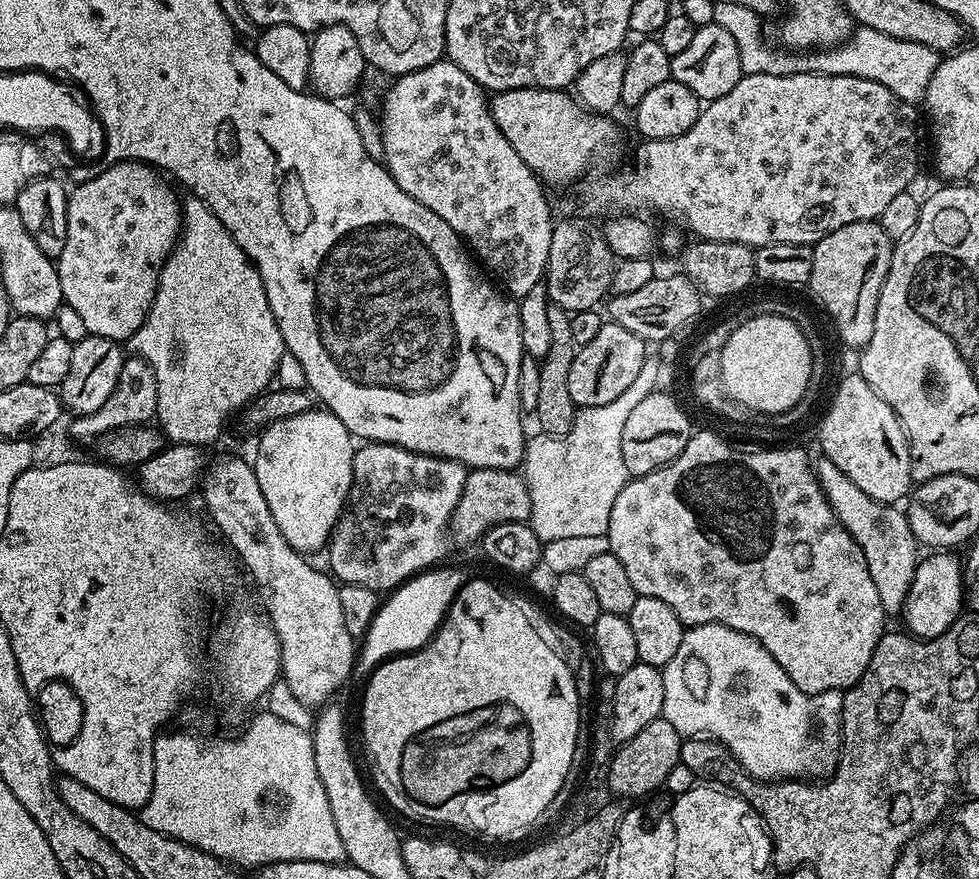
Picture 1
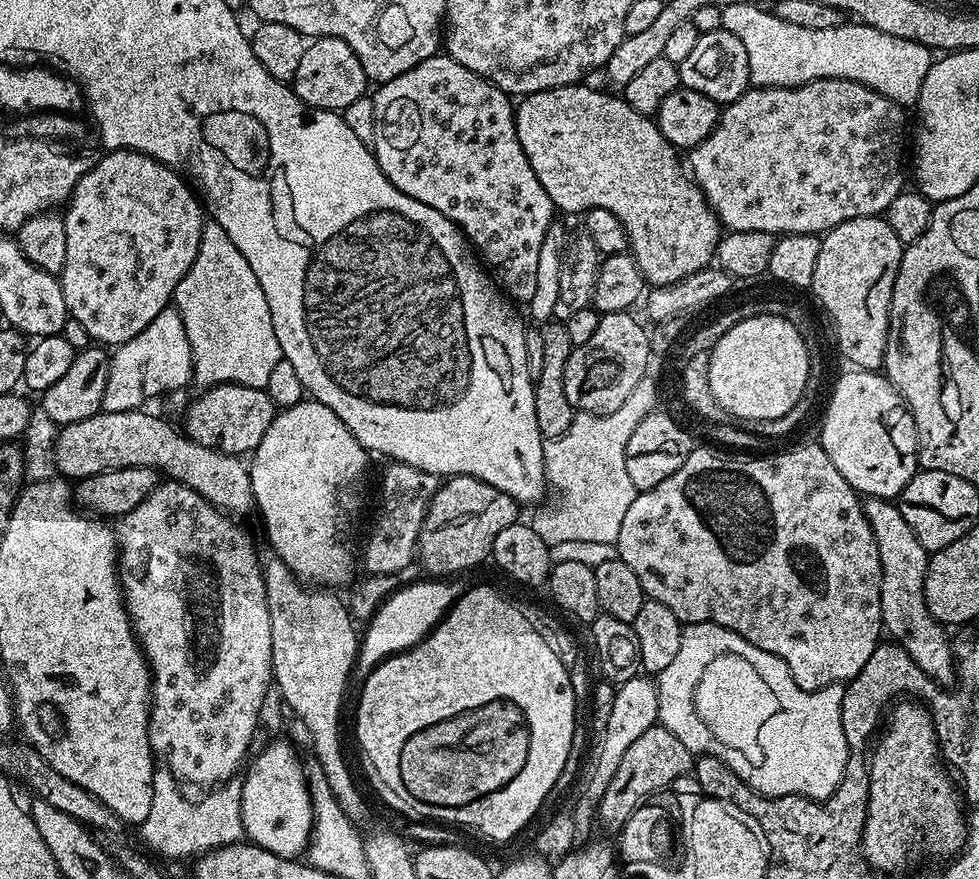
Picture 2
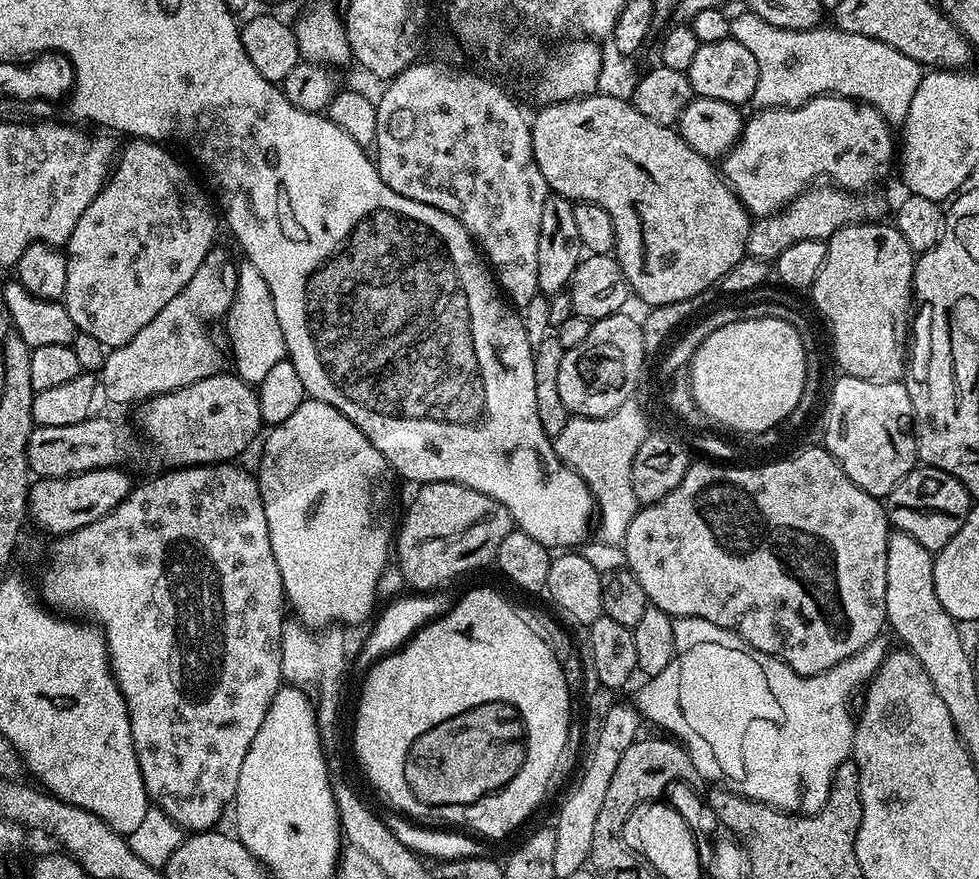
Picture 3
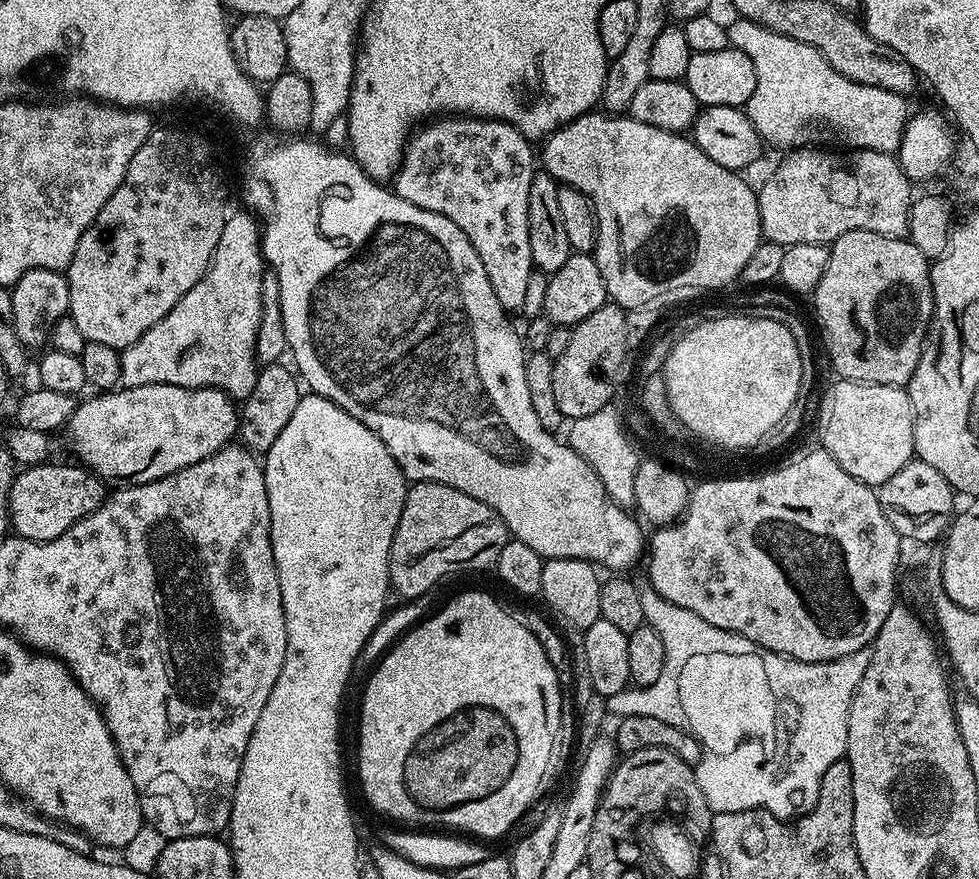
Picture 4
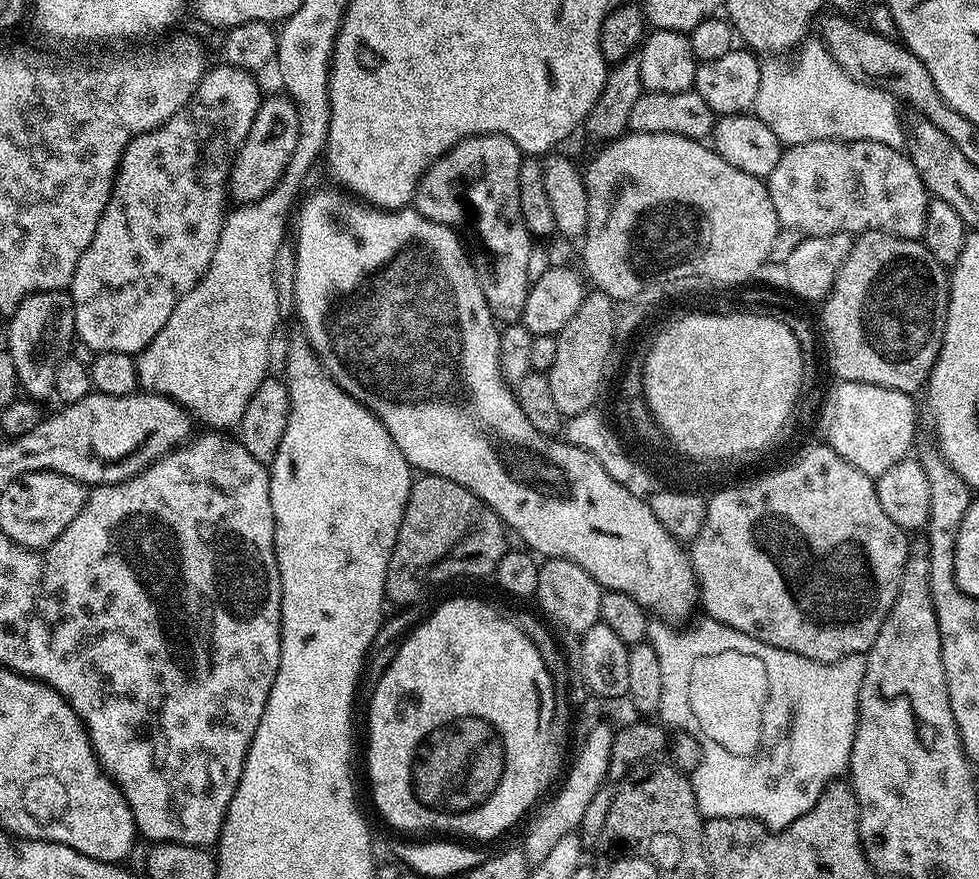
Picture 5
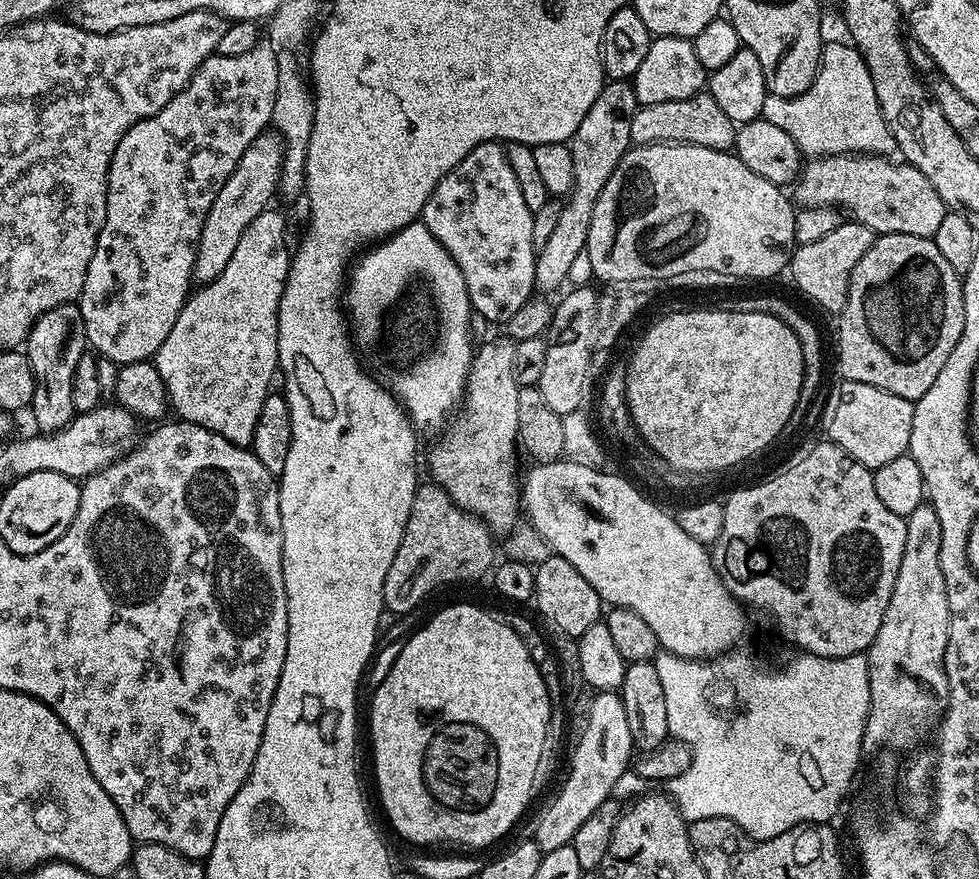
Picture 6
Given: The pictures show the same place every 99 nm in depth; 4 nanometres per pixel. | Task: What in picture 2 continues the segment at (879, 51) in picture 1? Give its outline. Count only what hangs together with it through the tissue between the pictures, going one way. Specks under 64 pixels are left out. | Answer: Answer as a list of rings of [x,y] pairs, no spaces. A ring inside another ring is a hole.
[[[744,2],[722,9],[722,26],[734,34],[742,46],[746,46],[746,58],[750,58],[750,81],[757,88],[797,88],[815,80],[849,80],[866,85],[898,105],[912,106],[920,97],[922,82],[934,59],[933,53],[926,46],[906,38],[894,38],[894,34],[874,30],[874,26],[869,24],[845,22],[826,30],[793,26],[790,22],[782,22],[775,11],[763,12],[758,5]]]

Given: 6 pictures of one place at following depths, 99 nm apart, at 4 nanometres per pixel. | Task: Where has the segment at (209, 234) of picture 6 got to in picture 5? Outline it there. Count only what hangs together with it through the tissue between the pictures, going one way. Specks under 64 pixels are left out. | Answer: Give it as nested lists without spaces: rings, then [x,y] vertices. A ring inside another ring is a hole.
[[[265,95],[261,99],[254,126],[250,126],[250,134],[246,134],[242,146],[232,160],[228,190],[231,199],[236,199],[237,205],[249,204],[266,195],[280,181],[294,155],[294,146],[298,143],[298,110],[288,95],[279,95]]]

